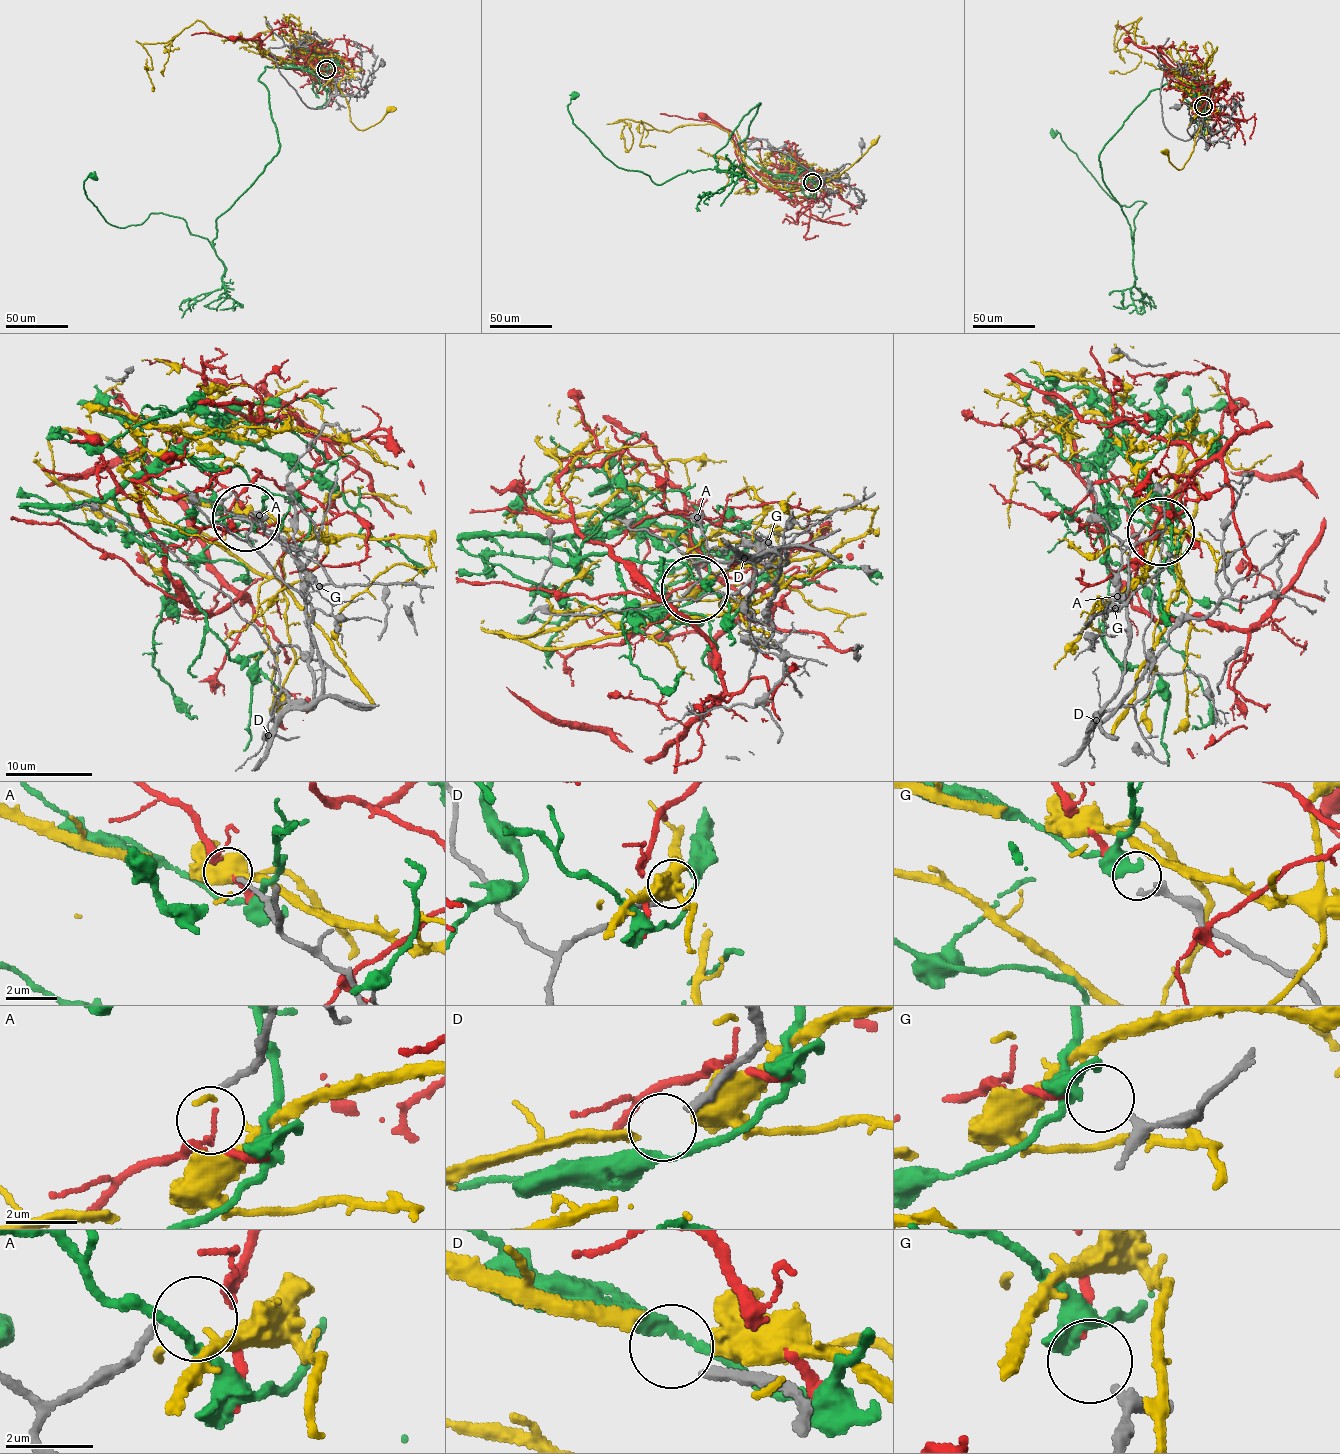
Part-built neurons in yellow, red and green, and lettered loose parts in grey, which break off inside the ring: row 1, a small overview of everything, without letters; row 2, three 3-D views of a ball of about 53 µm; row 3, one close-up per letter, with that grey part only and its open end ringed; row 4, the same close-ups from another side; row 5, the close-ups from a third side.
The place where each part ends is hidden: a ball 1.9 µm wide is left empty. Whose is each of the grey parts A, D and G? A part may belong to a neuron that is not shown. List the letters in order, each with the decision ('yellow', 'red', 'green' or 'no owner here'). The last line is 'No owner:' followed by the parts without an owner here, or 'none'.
A: no owner here
D: no owner here
G: red
No owner: A, D

